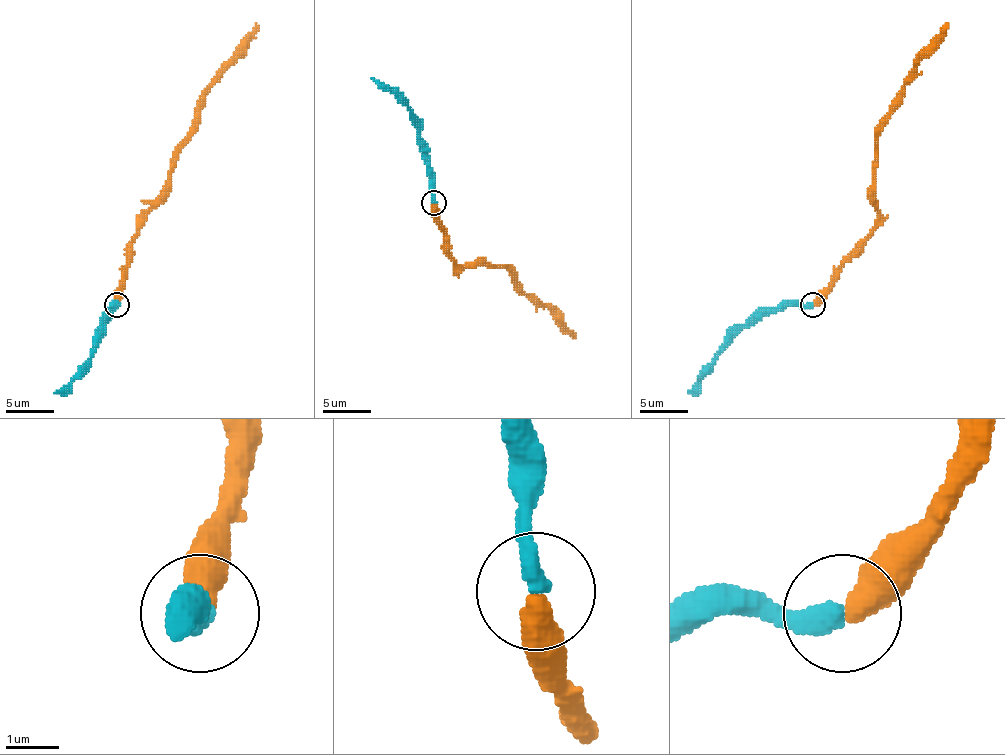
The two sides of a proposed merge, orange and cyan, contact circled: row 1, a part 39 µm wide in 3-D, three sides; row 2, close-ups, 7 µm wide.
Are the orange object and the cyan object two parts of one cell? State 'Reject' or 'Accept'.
Accept

